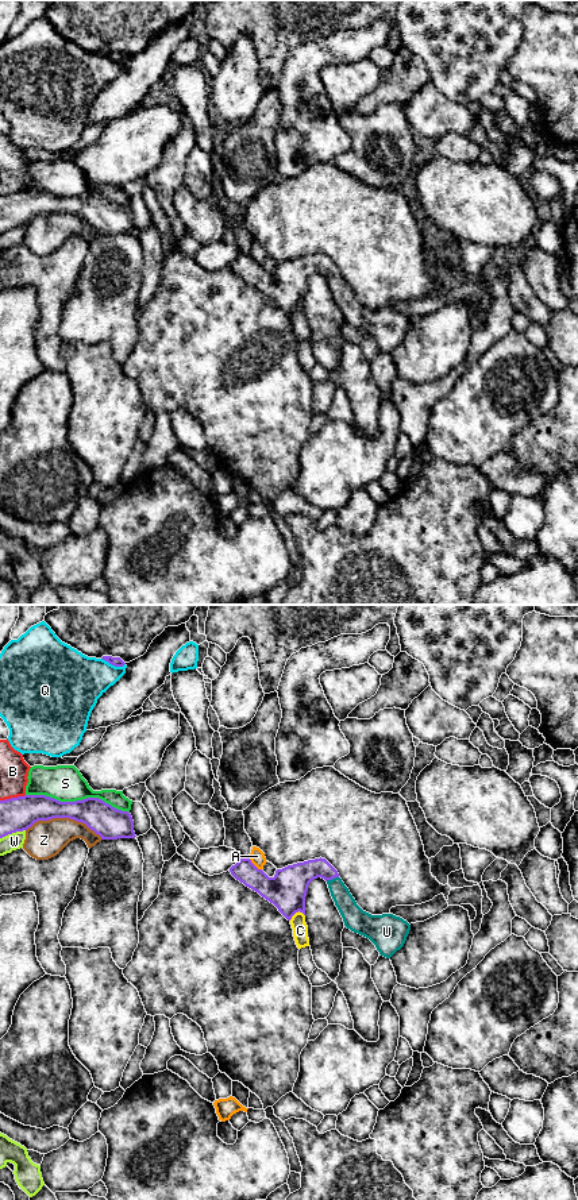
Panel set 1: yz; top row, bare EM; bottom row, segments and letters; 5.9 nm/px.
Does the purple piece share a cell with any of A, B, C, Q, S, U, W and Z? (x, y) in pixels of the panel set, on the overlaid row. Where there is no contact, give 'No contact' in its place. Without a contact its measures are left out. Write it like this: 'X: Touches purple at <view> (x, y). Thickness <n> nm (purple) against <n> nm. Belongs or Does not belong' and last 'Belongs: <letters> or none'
A: Touches purple at yz (253, 864). Thickness 220 nm (purple) against 90 nm. Does not belong
B: Touches purple at yz (12, 798). Thickness 200 nm (purple) against 170 nm. Does not belong
C: Touches purple at yz (296, 911). Thickness 220 nm (purple) against 100 nm. Does not belong
Q: Touches purple at yz (114, 664). Thickness 60 nm (purple) against 320 nm. Does not belong
S: Touches purple at yz (77, 801). Thickness 190 nm (purple) against 220 nm. Does not belong
U: Touches purple at yz (331, 879). Thickness 200 nm (purple) against 120 nm. Belongs
W: Touches purple at yz (12, 832). Thickness 200 nm (purple) against 100 nm. Does not belong
Z: Touches purple at yz (64, 817). Thickness 190 nm (purple) against 220 nm. Does not belong
Belongs: U

